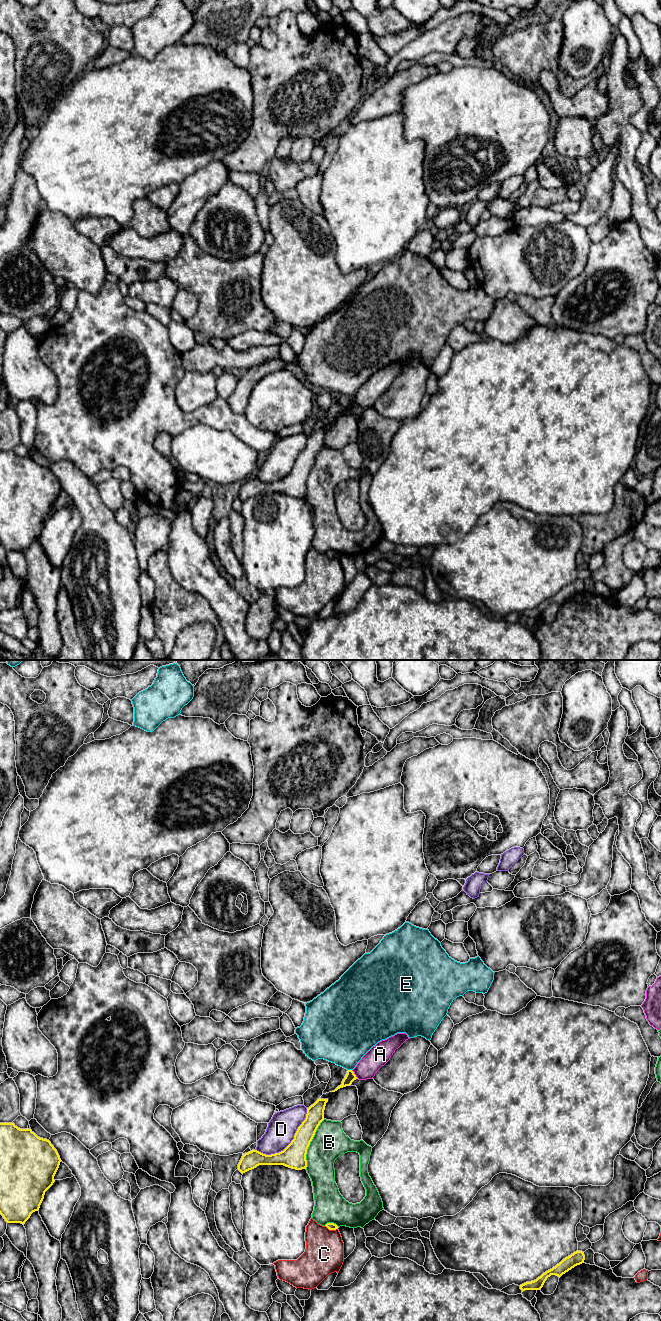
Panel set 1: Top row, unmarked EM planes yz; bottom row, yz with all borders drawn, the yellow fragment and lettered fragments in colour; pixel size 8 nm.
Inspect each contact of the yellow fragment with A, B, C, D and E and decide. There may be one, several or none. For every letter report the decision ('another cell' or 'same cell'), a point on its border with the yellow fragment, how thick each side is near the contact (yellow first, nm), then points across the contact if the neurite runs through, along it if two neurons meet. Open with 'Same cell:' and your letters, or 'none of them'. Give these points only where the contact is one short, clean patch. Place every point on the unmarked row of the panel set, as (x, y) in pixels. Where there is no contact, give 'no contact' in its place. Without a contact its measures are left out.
Same cell: A
A: same cell | yz (354, 402) | 80/170 nm | across yz (350, 404), (354, 402), (361, 400), (378, 383)
B: another cell | yz (309, 472) | 190/280 nm
C: another cell | yz (331, 557) | 60/320 nm
D: another cell | yz (290, 471) | 190/220 nm
E: another cell | yz (350, 398) | 80/400 nm

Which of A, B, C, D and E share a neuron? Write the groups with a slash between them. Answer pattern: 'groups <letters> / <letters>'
groups A / B / C / D / E

